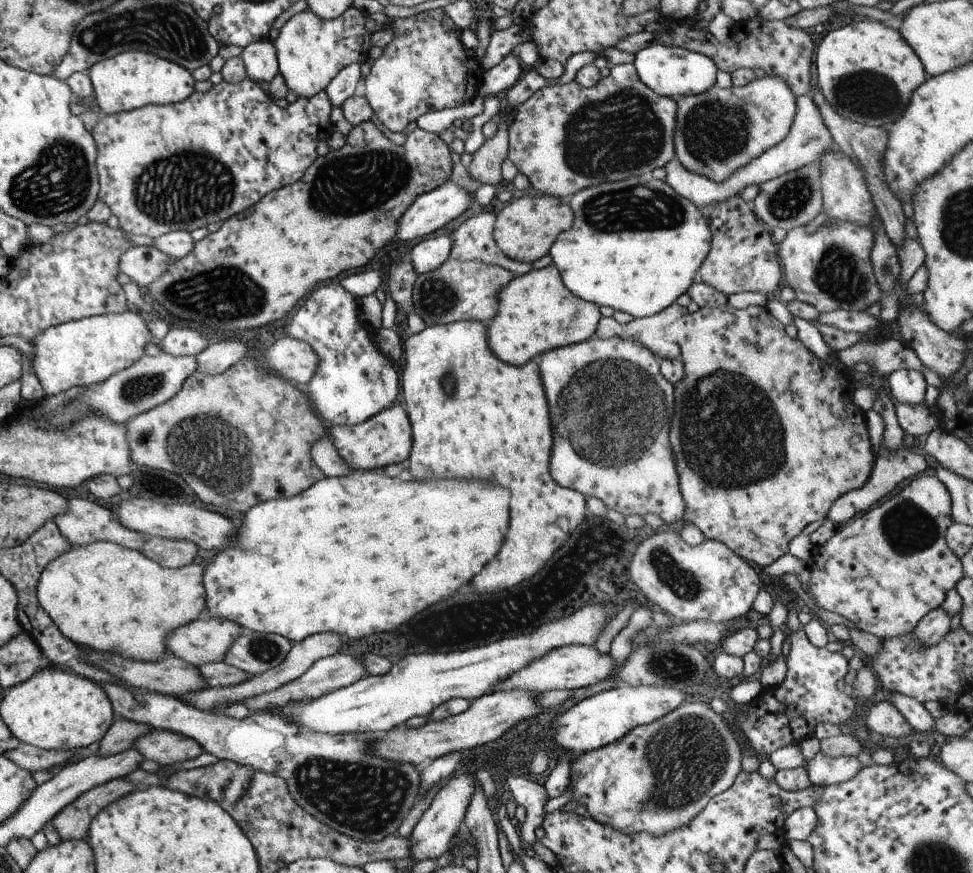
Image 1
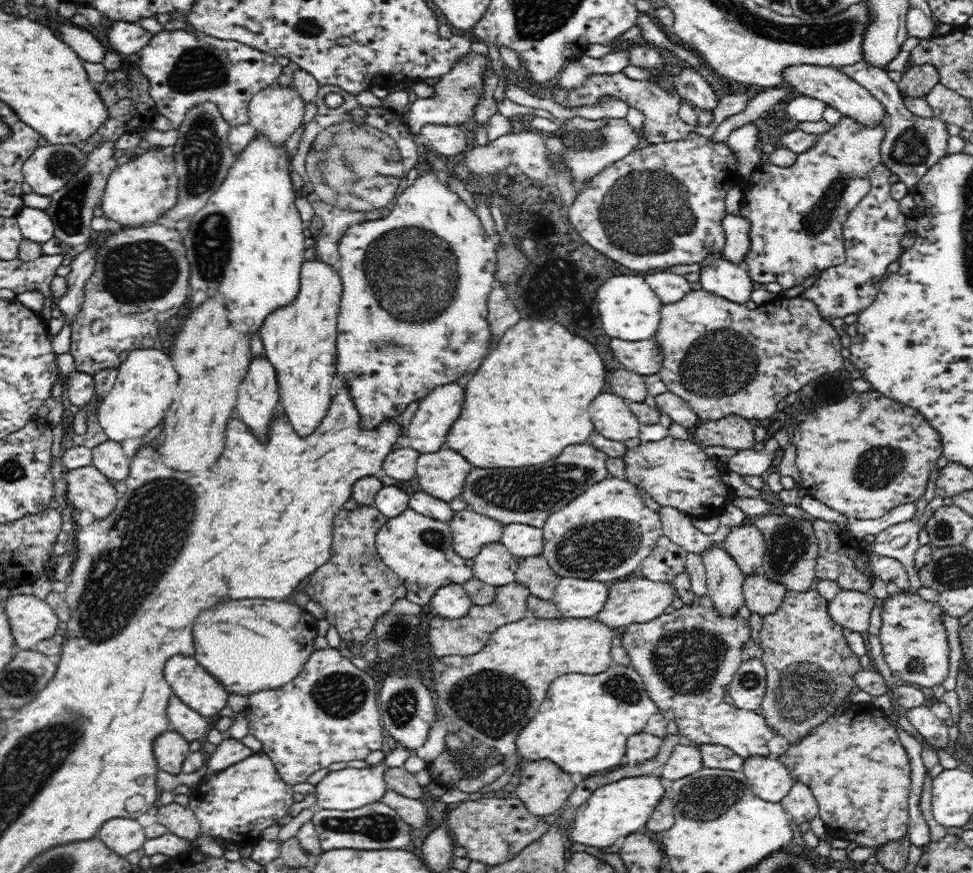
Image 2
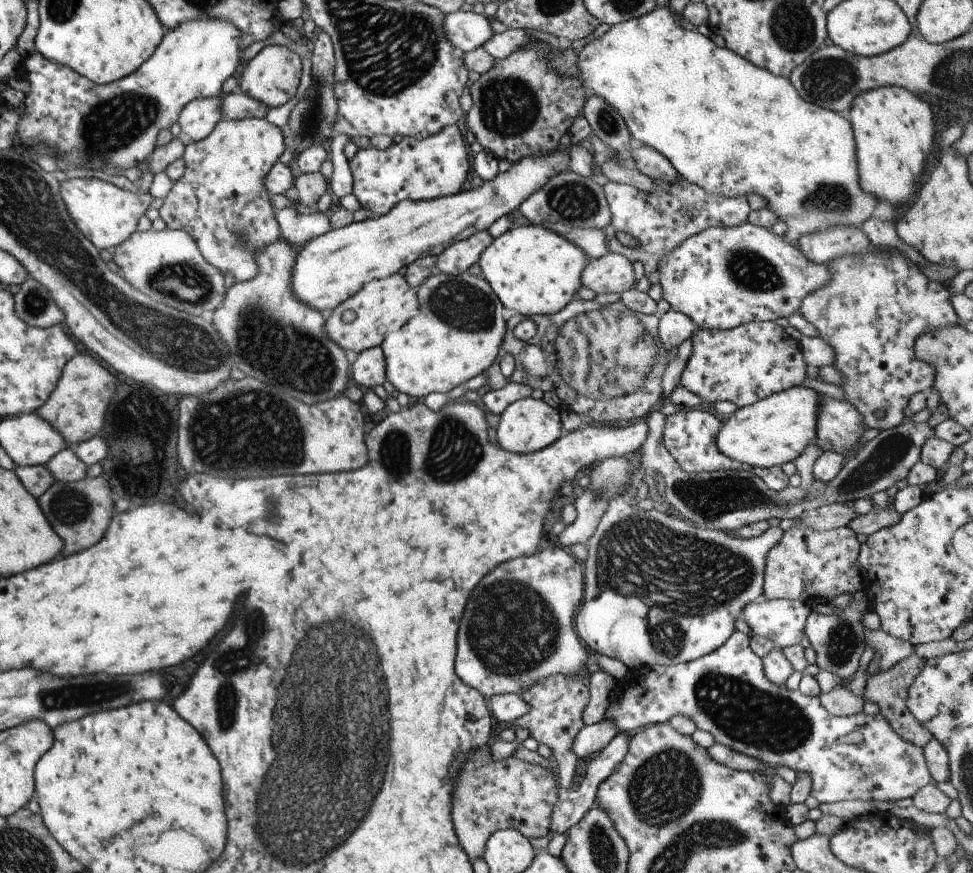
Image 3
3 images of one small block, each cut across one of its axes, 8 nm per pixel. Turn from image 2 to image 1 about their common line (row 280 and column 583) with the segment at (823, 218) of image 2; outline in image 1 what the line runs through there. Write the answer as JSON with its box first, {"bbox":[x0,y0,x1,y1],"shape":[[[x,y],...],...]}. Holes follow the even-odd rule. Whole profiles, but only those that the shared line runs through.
{"bbox":[570,701,742,836],"shape":[[[686,701],[657,720],[632,728],[620,742],[609,743],[594,751],[587,751],[578,755],[578,759],[570,767],[570,781],[572,778],[575,778],[571,799],[575,799],[579,805],[585,804],[589,816],[598,823],[608,824],[623,834],[633,834],[637,831],[643,831],[653,836],[661,836],[671,829],[684,825],[688,820],[699,814],[710,798],[727,790],[733,784],[738,772],[741,771],[740,762],[742,759],[741,750],[739,750],[735,738],[733,738],[729,731],[729,726],[725,724],[725,720],[721,718],[721,715],[710,710],[705,703],[689,703]]]}

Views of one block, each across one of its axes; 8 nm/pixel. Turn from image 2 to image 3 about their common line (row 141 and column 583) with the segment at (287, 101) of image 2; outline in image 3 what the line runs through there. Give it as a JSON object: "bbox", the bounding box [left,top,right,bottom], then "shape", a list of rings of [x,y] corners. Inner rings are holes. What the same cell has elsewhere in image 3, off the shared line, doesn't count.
{"bbox":[580,253,635,294],"shape":[[[607,253],[599,258],[588,259],[581,271],[580,286],[595,294],[621,294],[635,284],[633,267],[619,253]]]}

